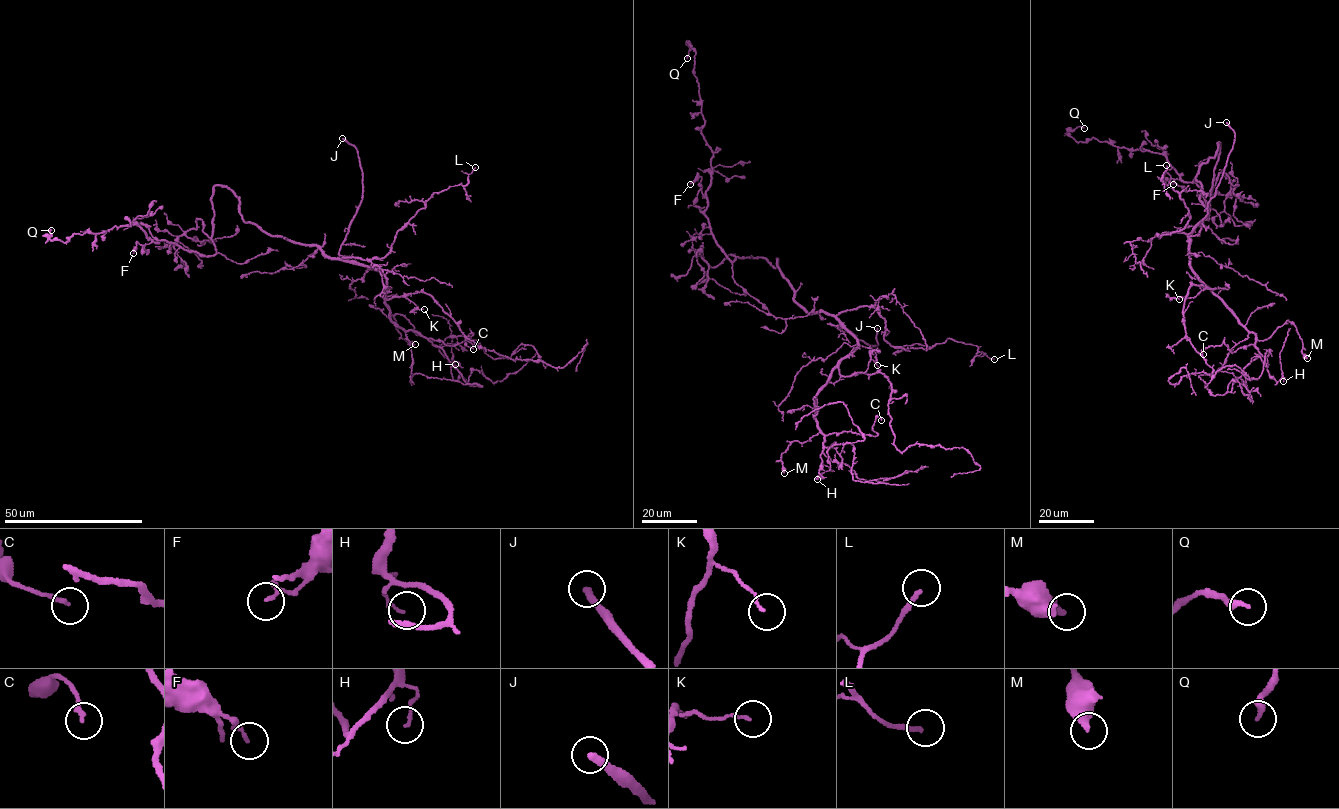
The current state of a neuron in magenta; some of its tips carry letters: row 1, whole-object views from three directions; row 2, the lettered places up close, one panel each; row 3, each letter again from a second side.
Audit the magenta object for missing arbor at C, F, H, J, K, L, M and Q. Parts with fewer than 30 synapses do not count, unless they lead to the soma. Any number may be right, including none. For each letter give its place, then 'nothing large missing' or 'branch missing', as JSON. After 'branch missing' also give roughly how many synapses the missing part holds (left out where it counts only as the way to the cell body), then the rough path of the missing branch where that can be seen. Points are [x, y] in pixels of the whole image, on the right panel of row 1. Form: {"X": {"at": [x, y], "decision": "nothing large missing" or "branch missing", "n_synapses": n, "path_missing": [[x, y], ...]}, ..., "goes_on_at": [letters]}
{"C": {"at": [1203, 354], "decision": "nothing large missing"}, "F": {"at": [1173, 184], "decision": "nothing large missing"}, "H": {"at": [1283, 381], "decision": "nothing large missing"}, "J": {"at": [1226, 122], "decision": "branch missing", "path_missing": [[1226, 122], [1226, 91], [1223, 76], [1215, 63], [1203, 54], [1191, 50], [1169, 51]]}, "K": {"at": [1179, 299], "decision": "nothing large missing"}, "L": {"at": [1166, 165], "decision": "nothing large missing"}, "M": {"at": [1307, 358], "decision": "nothing large missing"}, "Q": {"at": [1084, 128], "decision": "nothing large missing"}, "goes_on_at": ["J"]}

